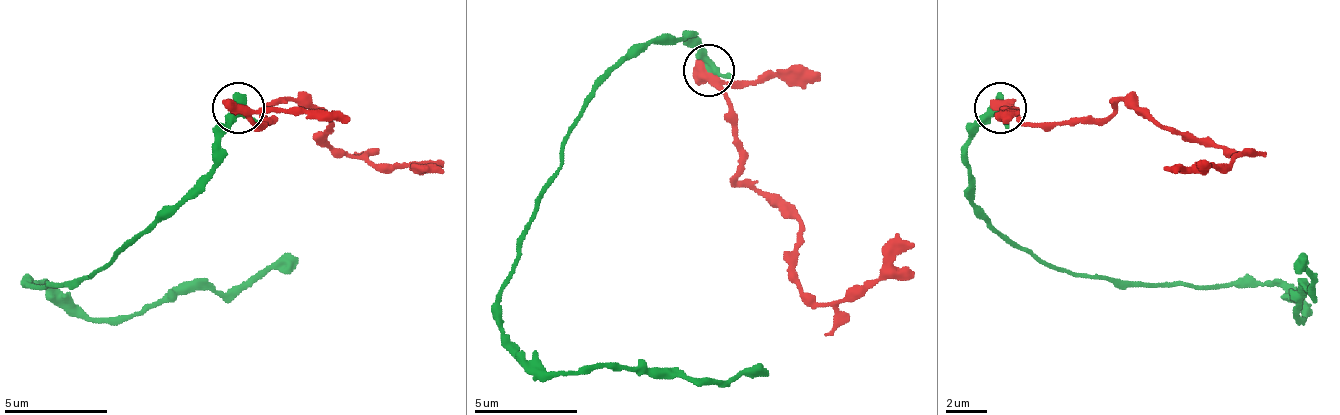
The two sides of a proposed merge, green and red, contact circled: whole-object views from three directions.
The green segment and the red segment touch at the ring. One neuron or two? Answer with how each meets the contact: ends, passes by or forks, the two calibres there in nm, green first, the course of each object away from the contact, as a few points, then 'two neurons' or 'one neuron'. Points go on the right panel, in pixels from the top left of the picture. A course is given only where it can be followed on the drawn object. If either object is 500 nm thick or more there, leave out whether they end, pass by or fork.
green passes by; red passes by; 440 nm thick on the green side, 460 nm on the other; green runs (1002, 106), (971, 137), (971, 205), (1022, 251), (1079, 277), (1204, 288), (1276, 282), (1302, 319), (1302, 256); red runs (1002, 106), (1048, 122), (1105, 122), (1121, 101), (1136, 101), (1157, 122), (1209, 137), (1235, 158), (1173, 174); two neurons

